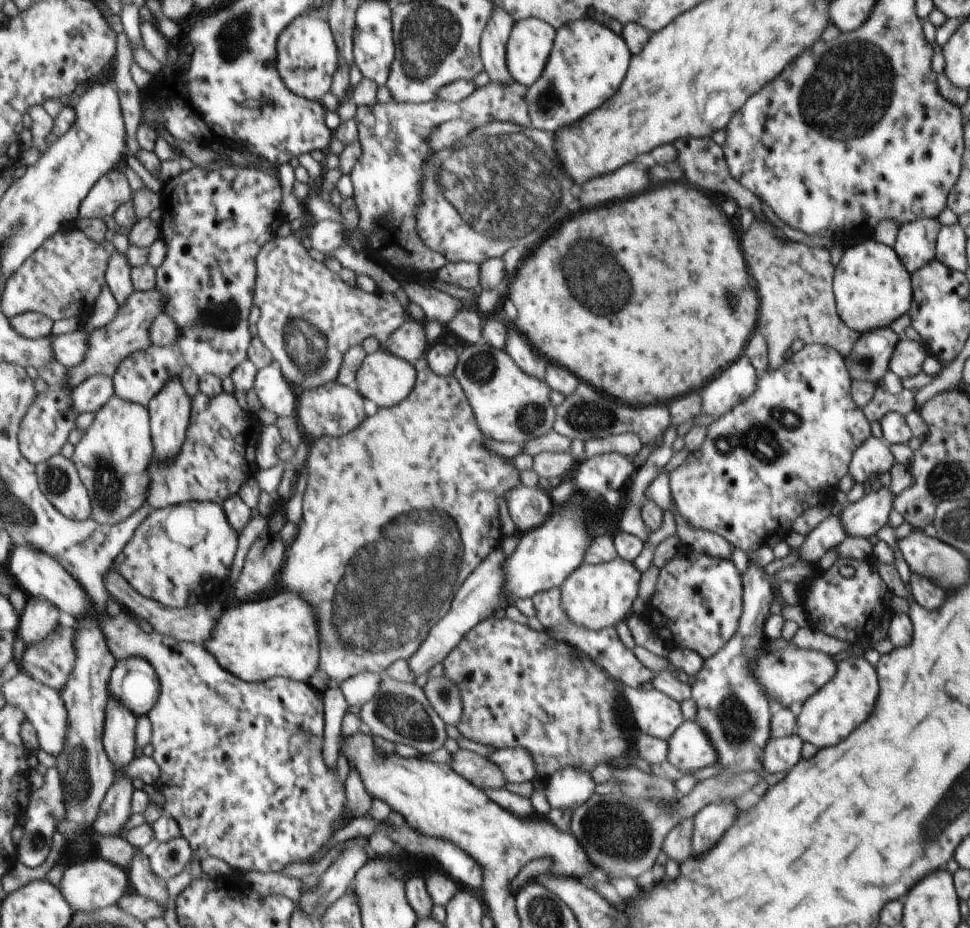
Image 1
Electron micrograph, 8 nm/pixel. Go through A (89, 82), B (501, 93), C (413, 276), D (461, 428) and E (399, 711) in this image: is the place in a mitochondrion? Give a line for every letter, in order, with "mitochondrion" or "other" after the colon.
A: other
B: other
C: other
D: other
E: mitochondrion

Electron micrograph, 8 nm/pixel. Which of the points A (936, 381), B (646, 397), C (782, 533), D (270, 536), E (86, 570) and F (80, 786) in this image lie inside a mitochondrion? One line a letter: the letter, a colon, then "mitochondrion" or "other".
A: other
B: other
C: other
D: other
E: other
F: mitochondrion

